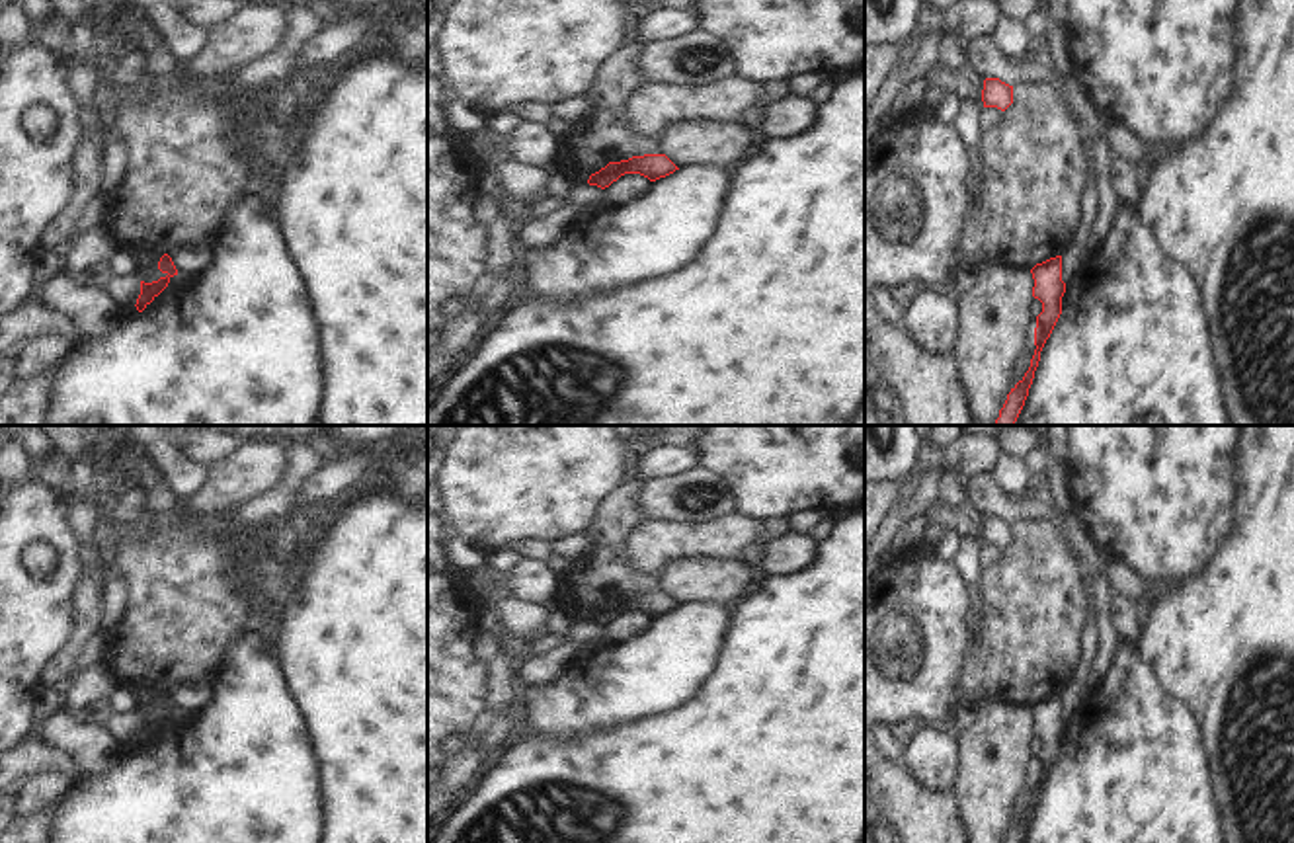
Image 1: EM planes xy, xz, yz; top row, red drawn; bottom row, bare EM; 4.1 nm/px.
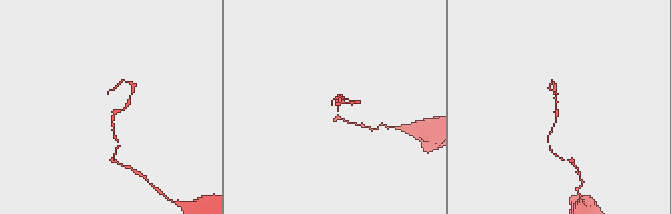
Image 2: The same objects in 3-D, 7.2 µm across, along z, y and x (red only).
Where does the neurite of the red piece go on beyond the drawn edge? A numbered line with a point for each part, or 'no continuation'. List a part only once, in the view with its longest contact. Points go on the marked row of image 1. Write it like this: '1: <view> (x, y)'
no continuation

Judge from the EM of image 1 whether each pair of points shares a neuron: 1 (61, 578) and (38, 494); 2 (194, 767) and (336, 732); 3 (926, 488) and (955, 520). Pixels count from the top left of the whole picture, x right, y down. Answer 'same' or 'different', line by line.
1: same
2: different
3: different

